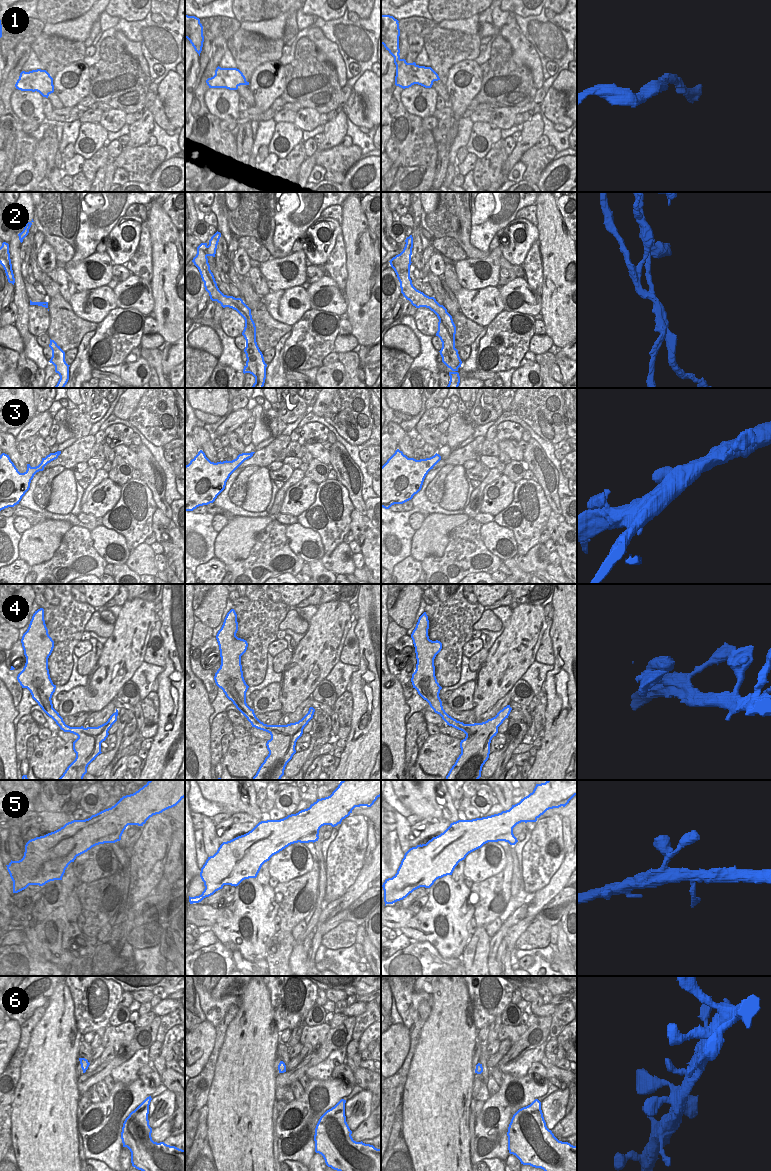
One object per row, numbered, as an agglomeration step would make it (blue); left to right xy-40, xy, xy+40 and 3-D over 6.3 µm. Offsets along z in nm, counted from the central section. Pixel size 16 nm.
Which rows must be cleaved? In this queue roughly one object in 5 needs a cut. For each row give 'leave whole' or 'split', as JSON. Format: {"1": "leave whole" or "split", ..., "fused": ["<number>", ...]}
{"1": "leave whole", "2": "split", "3": "leave whole", "4": "leave whole", "5": "leave whole", "6": "leave whole", "fused": ["2"]}

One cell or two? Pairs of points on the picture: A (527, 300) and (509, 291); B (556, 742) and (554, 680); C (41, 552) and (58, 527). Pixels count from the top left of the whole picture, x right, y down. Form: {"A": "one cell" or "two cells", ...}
{"A": "one cell", "B": "one cell", "C": "one cell"}

